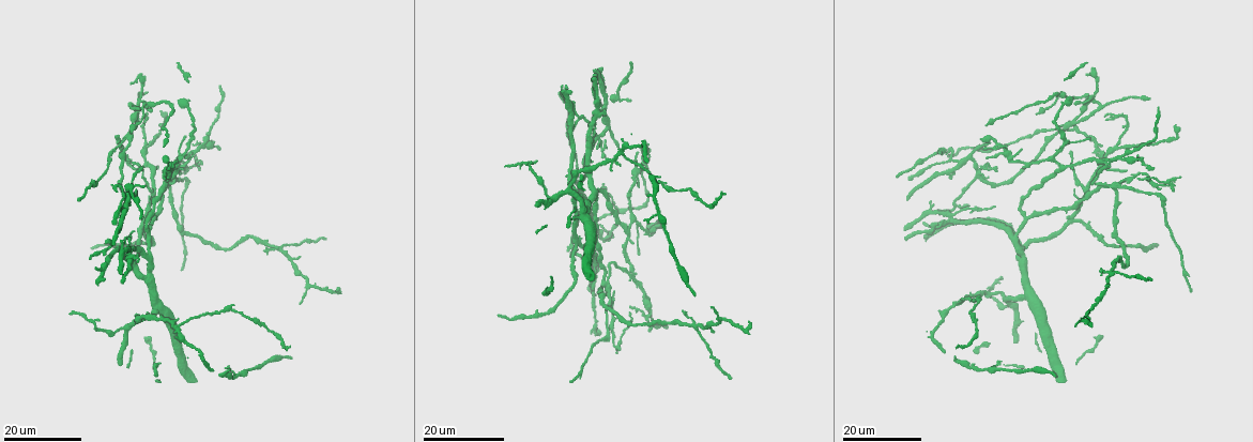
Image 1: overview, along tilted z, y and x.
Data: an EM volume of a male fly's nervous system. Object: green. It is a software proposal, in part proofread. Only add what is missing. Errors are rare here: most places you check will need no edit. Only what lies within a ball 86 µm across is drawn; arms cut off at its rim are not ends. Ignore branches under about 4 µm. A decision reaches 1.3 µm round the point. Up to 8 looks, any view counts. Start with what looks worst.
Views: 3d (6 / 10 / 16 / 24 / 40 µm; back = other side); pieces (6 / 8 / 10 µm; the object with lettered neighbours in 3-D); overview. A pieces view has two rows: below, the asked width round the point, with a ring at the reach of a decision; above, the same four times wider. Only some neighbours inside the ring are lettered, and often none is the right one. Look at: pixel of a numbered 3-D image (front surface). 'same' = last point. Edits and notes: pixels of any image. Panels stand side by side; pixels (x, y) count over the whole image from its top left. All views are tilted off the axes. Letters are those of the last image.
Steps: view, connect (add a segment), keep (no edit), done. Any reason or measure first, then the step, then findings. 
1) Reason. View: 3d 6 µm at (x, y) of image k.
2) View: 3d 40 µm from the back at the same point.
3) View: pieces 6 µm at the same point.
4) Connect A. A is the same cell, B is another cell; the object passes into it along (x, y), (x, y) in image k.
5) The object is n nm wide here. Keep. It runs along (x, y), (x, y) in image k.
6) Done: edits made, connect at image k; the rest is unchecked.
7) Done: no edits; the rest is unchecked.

Free end. View: 3d 24 µm at (593, 288) of image 1.

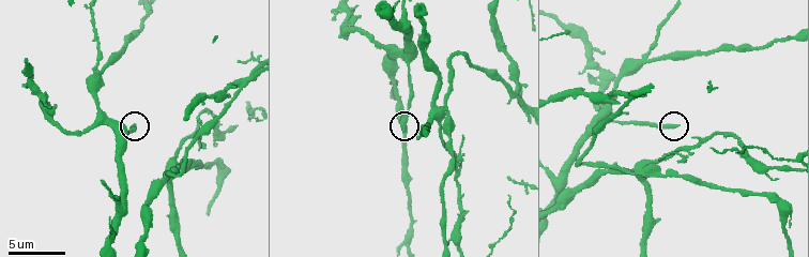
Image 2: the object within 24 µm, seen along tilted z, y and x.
View: pieces 6 µm at (678, 124) of image 2.

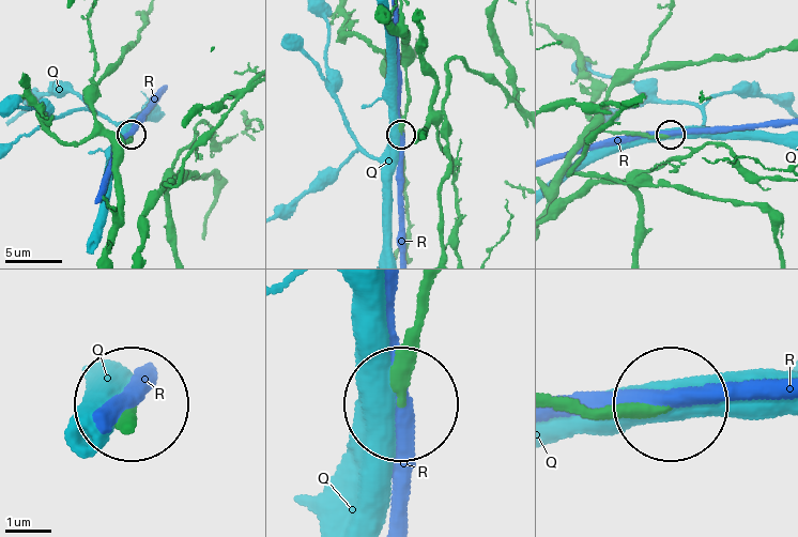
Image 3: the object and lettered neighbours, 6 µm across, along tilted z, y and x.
The object is 270 nm wide here. Keep. Q and R are other cells; it runs along (431, 290), (398, 400) in image 3; none of them fits.

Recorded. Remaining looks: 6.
Branch stops here. View: 3d 24 µm at (1070, 152) of image 1.

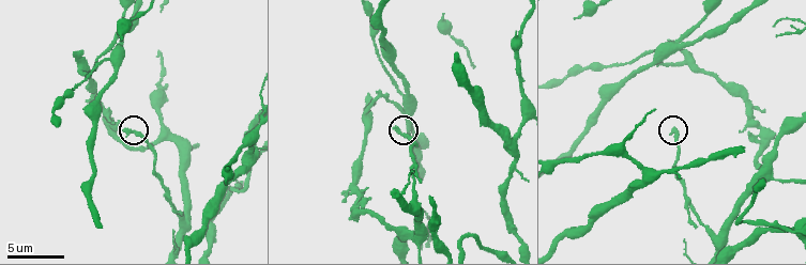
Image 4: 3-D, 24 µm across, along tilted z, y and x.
See the neighbours. View: pieces 6 µm at (675, 127) of image 4.

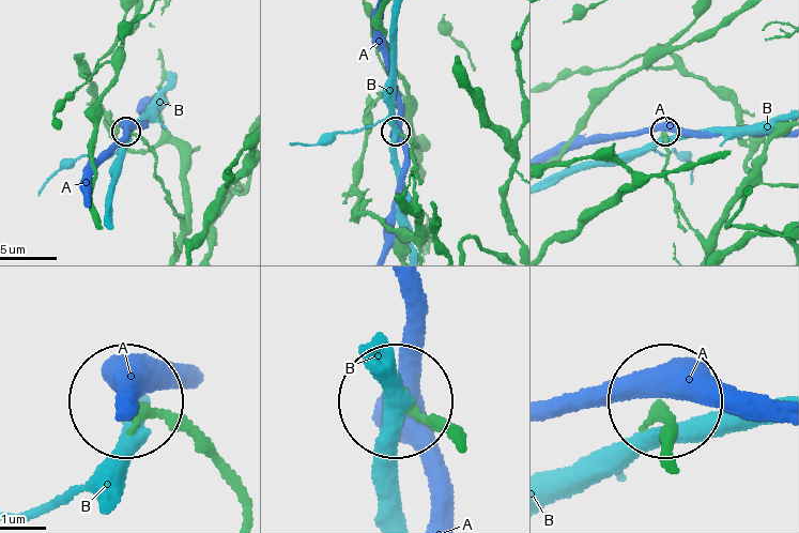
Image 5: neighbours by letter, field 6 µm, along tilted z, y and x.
Keep. A and B are other cells; no lettered segment goes on from it.

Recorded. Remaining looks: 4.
An open end. View: 3d 16 µm at (1075, 103) of image 1.

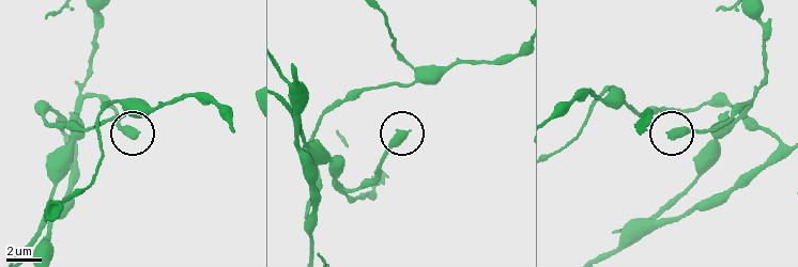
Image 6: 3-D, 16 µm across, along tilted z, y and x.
View: pieces 6 µm at (670, 134) of image 6.

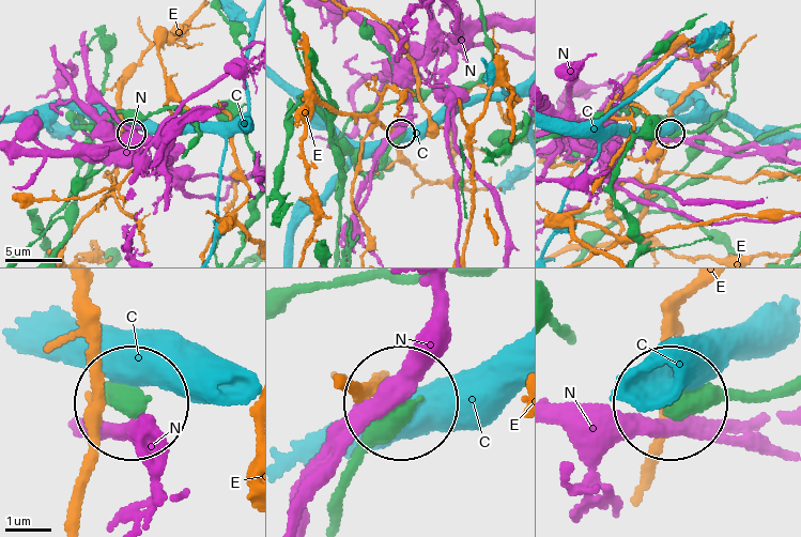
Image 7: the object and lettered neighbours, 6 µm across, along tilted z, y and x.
Keep. C, E and N are other cells; none of them fits.

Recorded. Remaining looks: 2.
Stops while still wide. View: 3d 24 µm at (648, 329) of image 1.

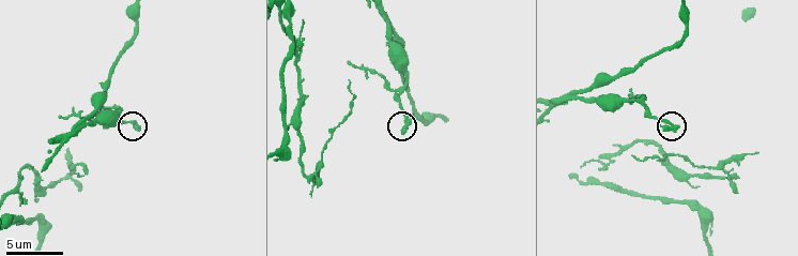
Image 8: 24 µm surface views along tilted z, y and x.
View: pieces 8 µm at (677, 128) of image 8.

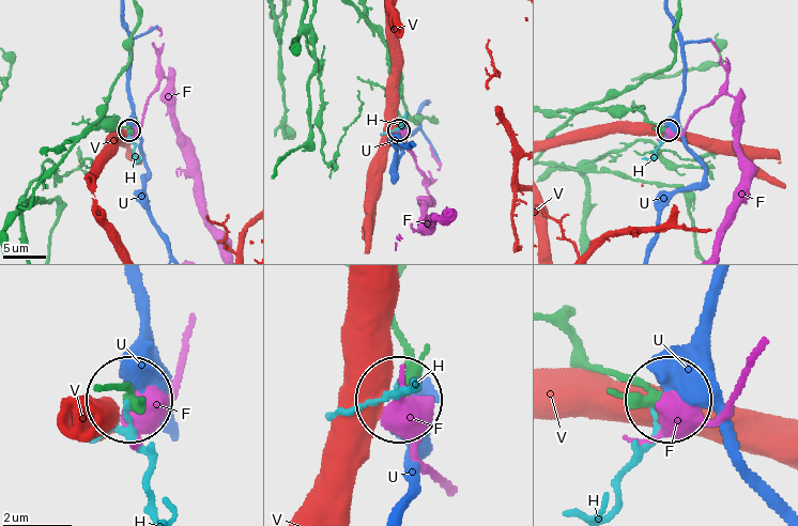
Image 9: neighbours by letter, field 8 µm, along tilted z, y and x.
The object is 330 nm wide here. Keep. F, H, U and V are other cells; no lettered segment goes on from it.

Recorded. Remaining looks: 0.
Done: no edits; the rest is unchecked.

